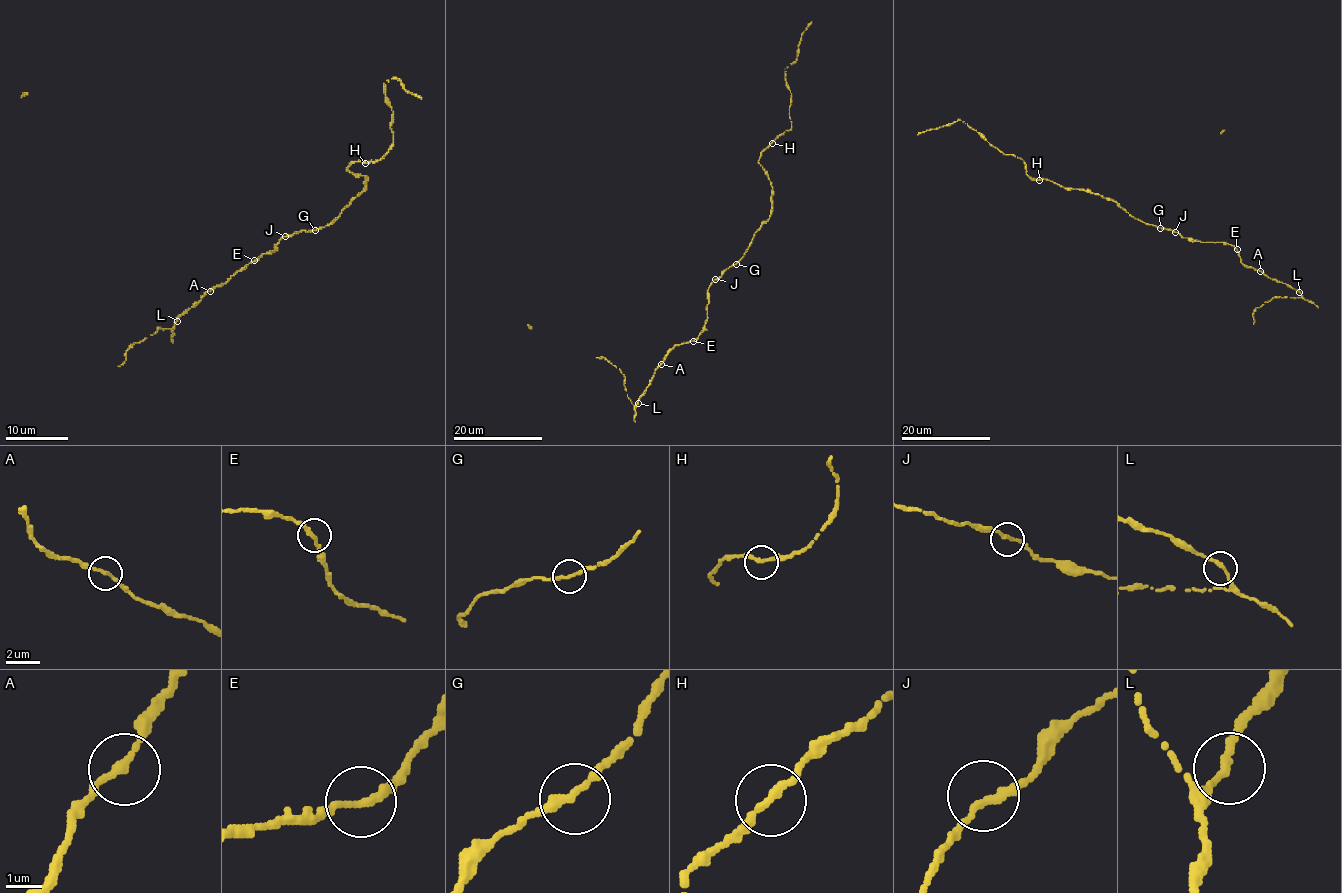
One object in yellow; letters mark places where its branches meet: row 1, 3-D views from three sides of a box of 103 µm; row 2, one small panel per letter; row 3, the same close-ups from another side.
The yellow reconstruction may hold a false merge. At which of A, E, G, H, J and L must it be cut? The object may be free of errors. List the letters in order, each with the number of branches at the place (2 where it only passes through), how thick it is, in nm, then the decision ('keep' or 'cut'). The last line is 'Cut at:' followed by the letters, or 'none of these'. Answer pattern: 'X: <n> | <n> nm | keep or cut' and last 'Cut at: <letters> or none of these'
A: 2 | 200 nm | keep
E: 2 | 220 nm | keep
G: 2 | 220 nm | keep
H: 2 | 220 nm | keep
J: 2 | 240 nm | keep
L: 2 | 240 nm | keep
Cut at: none of these

